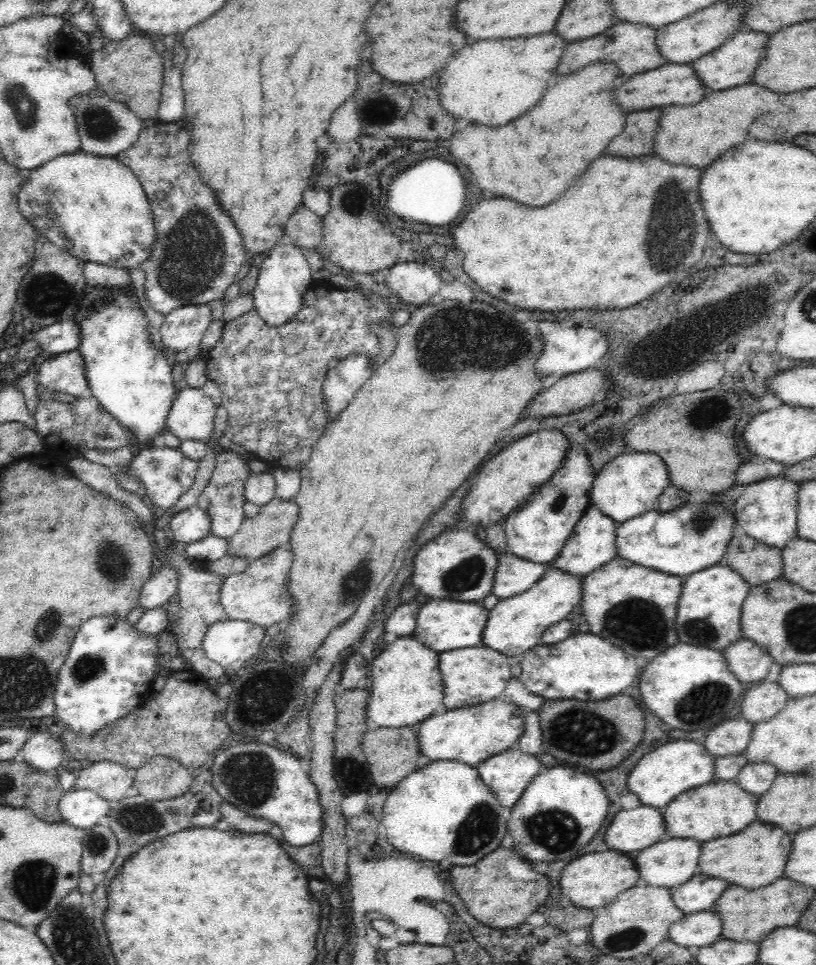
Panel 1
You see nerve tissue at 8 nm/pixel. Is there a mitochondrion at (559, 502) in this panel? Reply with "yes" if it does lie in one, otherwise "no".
yes

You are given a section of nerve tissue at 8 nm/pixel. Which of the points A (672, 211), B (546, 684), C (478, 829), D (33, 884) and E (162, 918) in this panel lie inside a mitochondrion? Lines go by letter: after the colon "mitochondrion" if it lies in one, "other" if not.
A: mitochondrion
B: other
C: mitochondrion
D: mitochondrion
E: other

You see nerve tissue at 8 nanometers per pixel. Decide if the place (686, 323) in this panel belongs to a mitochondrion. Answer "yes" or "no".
yes

